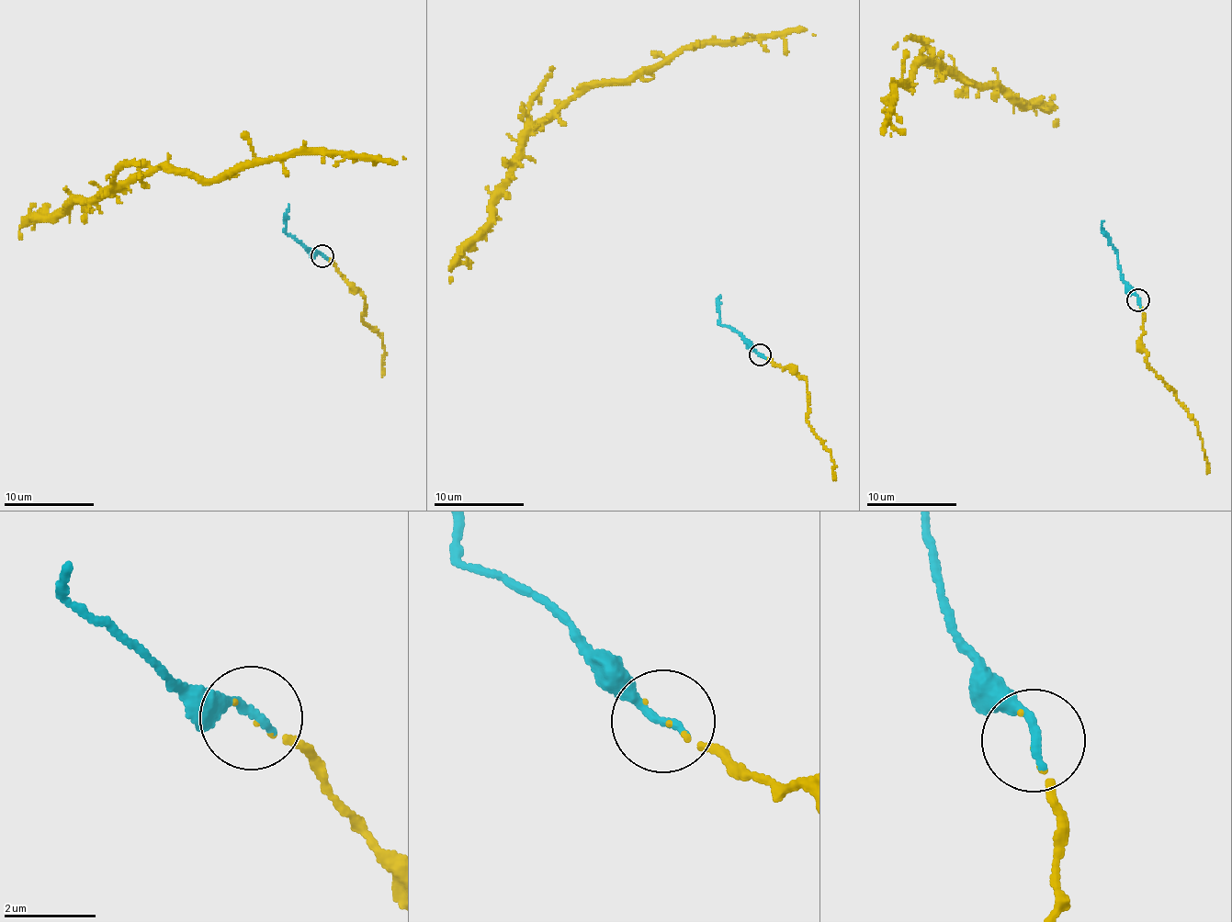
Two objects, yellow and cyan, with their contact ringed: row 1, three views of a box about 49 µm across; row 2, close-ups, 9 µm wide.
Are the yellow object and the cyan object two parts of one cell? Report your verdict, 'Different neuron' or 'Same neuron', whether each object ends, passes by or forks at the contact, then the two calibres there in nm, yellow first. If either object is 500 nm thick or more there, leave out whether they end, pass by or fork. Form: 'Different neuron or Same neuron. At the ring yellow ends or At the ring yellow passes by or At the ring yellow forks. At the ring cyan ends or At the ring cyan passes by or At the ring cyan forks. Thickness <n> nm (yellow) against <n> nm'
Same neuron. At the ring yellow ends. At the ring cyan ends. Thickness 70 nm (yellow) against 200 nm

